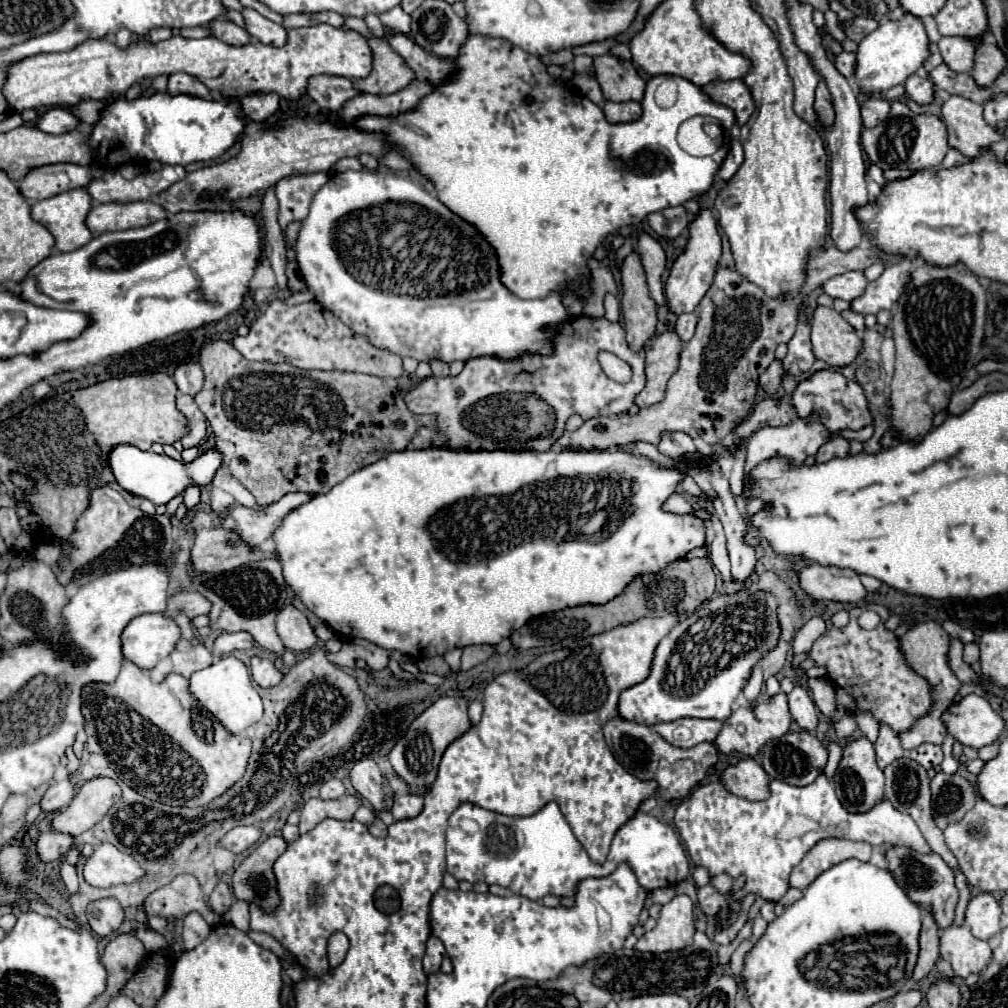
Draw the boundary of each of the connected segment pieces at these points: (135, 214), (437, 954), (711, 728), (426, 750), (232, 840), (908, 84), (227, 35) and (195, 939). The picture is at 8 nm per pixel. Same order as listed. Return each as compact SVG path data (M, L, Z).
M133 200L133 202L107 202L97 204L87 216L87 228L97 236L103 232L117 232L129 228L141 228L153 224L159 218L165 218L167 212L155 202Z
M431 936L427 940L427 952L425 952L425 958L423 958L423 968L427 974L435 974L439 972L439 966L441 966L441 960L445 958L445 948L443 948L443 942L435 936Z
M681 718L667 724L653 724L651 728L663 736L669 744L679 748L693 748L701 742L713 742L721 730L719 720L701 720L701 718Z
M461 696L455 698L439 698L433 706L429 706L419 718L415 718L407 730L407 734L395 744L389 754L389 762L395 774L407 784L409 792L415 796L425 796L431 784L437 780L437 768L443 752L451 742L455 742L463 732L471 728L467 718L467 700Z
M237 826L223 836L221 846L235 852L235 854L241 854L241 852L249 850L251 846L255 846L259 840L261 840L259 826Z
M913 74L905 80L905 92L909 98L913 98L913 102L925 106L929 102L933 102L935 98L935 90L933 84L927 80L927 76L923 74Z
M217 20L213 24L209 24L209 30L213 32L215 38L223 40L225 44L231 44L231 46L245 46L251 42L251 36L245 28L229 22L229 20Z
M197 912L187 914L183 920L183 950L189 952L191 948L199 946L209 936L209 932L211 932L211 928L203 920L201 914L197 914Z

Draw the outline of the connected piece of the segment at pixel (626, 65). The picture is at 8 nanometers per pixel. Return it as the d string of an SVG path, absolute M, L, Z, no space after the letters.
M605 54L593 58L595 78L601 84L605 100L611 102L641 102L645 94L645 82L639 78L631 62Z

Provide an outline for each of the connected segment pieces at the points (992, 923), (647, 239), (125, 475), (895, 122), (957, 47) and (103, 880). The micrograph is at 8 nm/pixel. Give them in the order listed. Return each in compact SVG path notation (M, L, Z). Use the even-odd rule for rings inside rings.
M991 894L973 896L967 906L965 924L971 928L973 936L979 940L989 940L1001 932L1001 908Z
M643 234L637 240L637 252L639 252L641 262L645 266L645 272L647 272L649 296L655 300L657 306L667 304L663 284L661 284L661 274L665 270L665 252L663 252L663 248L659 246L659 242L655 238L651 238L649 234Z
M115 446L113 452L109 454L109 466L117 478L117 484L123 486L125 490L149 498L153 504L167 504L173 496L181 494L189 484L209 484L211 478L215 476L219 464L221 464L221 454L217 450L209 450L203 456L195 458L191 464L185 462L175 462L169 456L159 456L153 452L143 452L135 446Z
M899 100L891 104L891 112L887 120L883 120L875 128L863 130L861 144L869 162L877 164L881 170L899 168L899 170L909 170L909 172L937 168L949 150L947 130L945 130L943 120L933 114L923 114L923 116L913 114L909 106Z
M943 36L939 40L939 50L943 50L943 60L953 72L969 72L975 64L979 42L979 38L969 36Z
M99 844L83 870L83 878L97 888L133 884L145 876L147 870L141 868L135 858L119 852L113 844Z

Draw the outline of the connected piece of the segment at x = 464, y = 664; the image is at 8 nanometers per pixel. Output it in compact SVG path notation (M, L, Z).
M467 646L463 648L463 656L461 656L461 670L469 670L481 662L485 662L489 656L493 656L493 648L491 646Z

